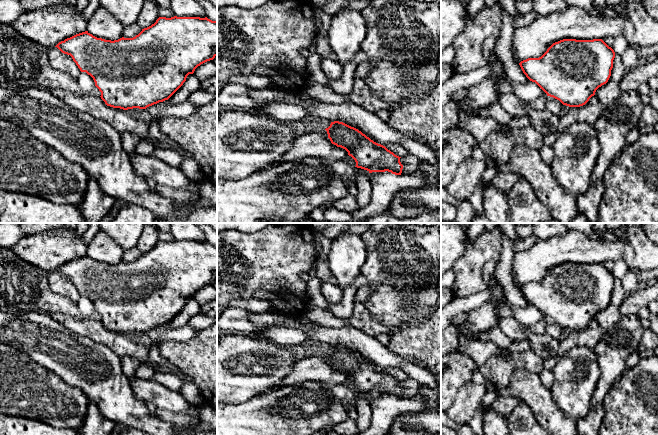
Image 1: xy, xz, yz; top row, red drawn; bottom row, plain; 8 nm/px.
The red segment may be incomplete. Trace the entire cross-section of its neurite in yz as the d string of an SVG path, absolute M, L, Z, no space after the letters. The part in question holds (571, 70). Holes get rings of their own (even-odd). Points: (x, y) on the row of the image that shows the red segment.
M563 39L553 43L547 51L539 58L528 58L519 63L526 77L535 82L547 96L559 100L563 105L569 107L580 107L585 105L595 95L596 90L606 84L611 76L614 50L602 39L576 40Z

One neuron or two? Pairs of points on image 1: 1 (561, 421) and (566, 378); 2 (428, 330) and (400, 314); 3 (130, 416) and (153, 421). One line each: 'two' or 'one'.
1: two
2: two
3: one

